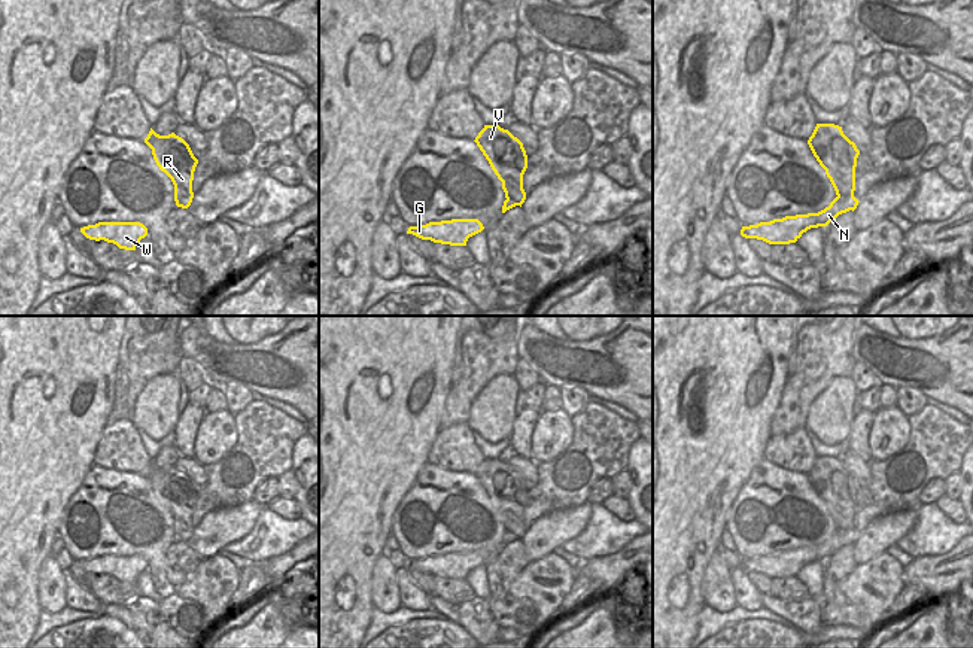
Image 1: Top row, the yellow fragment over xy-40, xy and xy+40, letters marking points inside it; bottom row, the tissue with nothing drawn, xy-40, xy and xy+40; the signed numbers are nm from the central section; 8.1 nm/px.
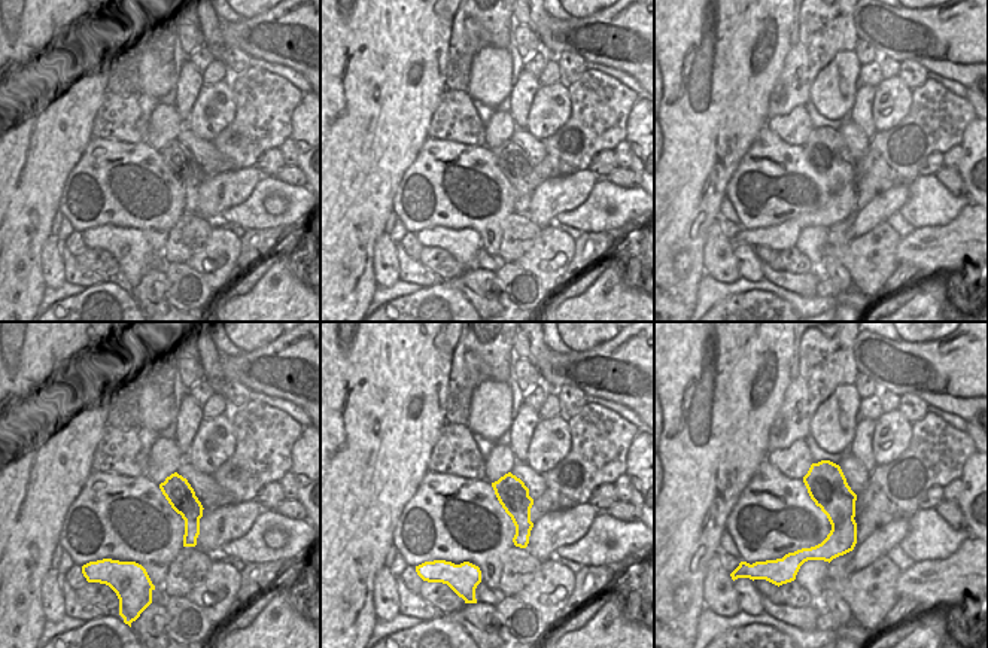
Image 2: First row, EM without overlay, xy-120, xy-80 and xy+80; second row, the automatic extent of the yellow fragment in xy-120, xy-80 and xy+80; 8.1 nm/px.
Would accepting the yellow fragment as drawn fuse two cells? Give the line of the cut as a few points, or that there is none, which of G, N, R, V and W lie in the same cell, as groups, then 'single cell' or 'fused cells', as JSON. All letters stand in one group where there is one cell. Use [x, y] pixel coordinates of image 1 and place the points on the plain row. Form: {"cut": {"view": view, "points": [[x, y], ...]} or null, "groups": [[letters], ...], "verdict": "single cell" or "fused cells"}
{"cut": {"view": "xy+40", "points": [[838, 528], [853, 531]]}, "groups": [["G", "N", "W"], ["R", "V"]], "verdict": "fused cells"}

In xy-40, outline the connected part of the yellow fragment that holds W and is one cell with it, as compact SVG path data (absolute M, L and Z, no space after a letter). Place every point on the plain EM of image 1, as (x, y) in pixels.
M98 556L80 562L80 566L89 574L104 574L119 582L136 584L140 574L148 569L148 562L140 556Z

